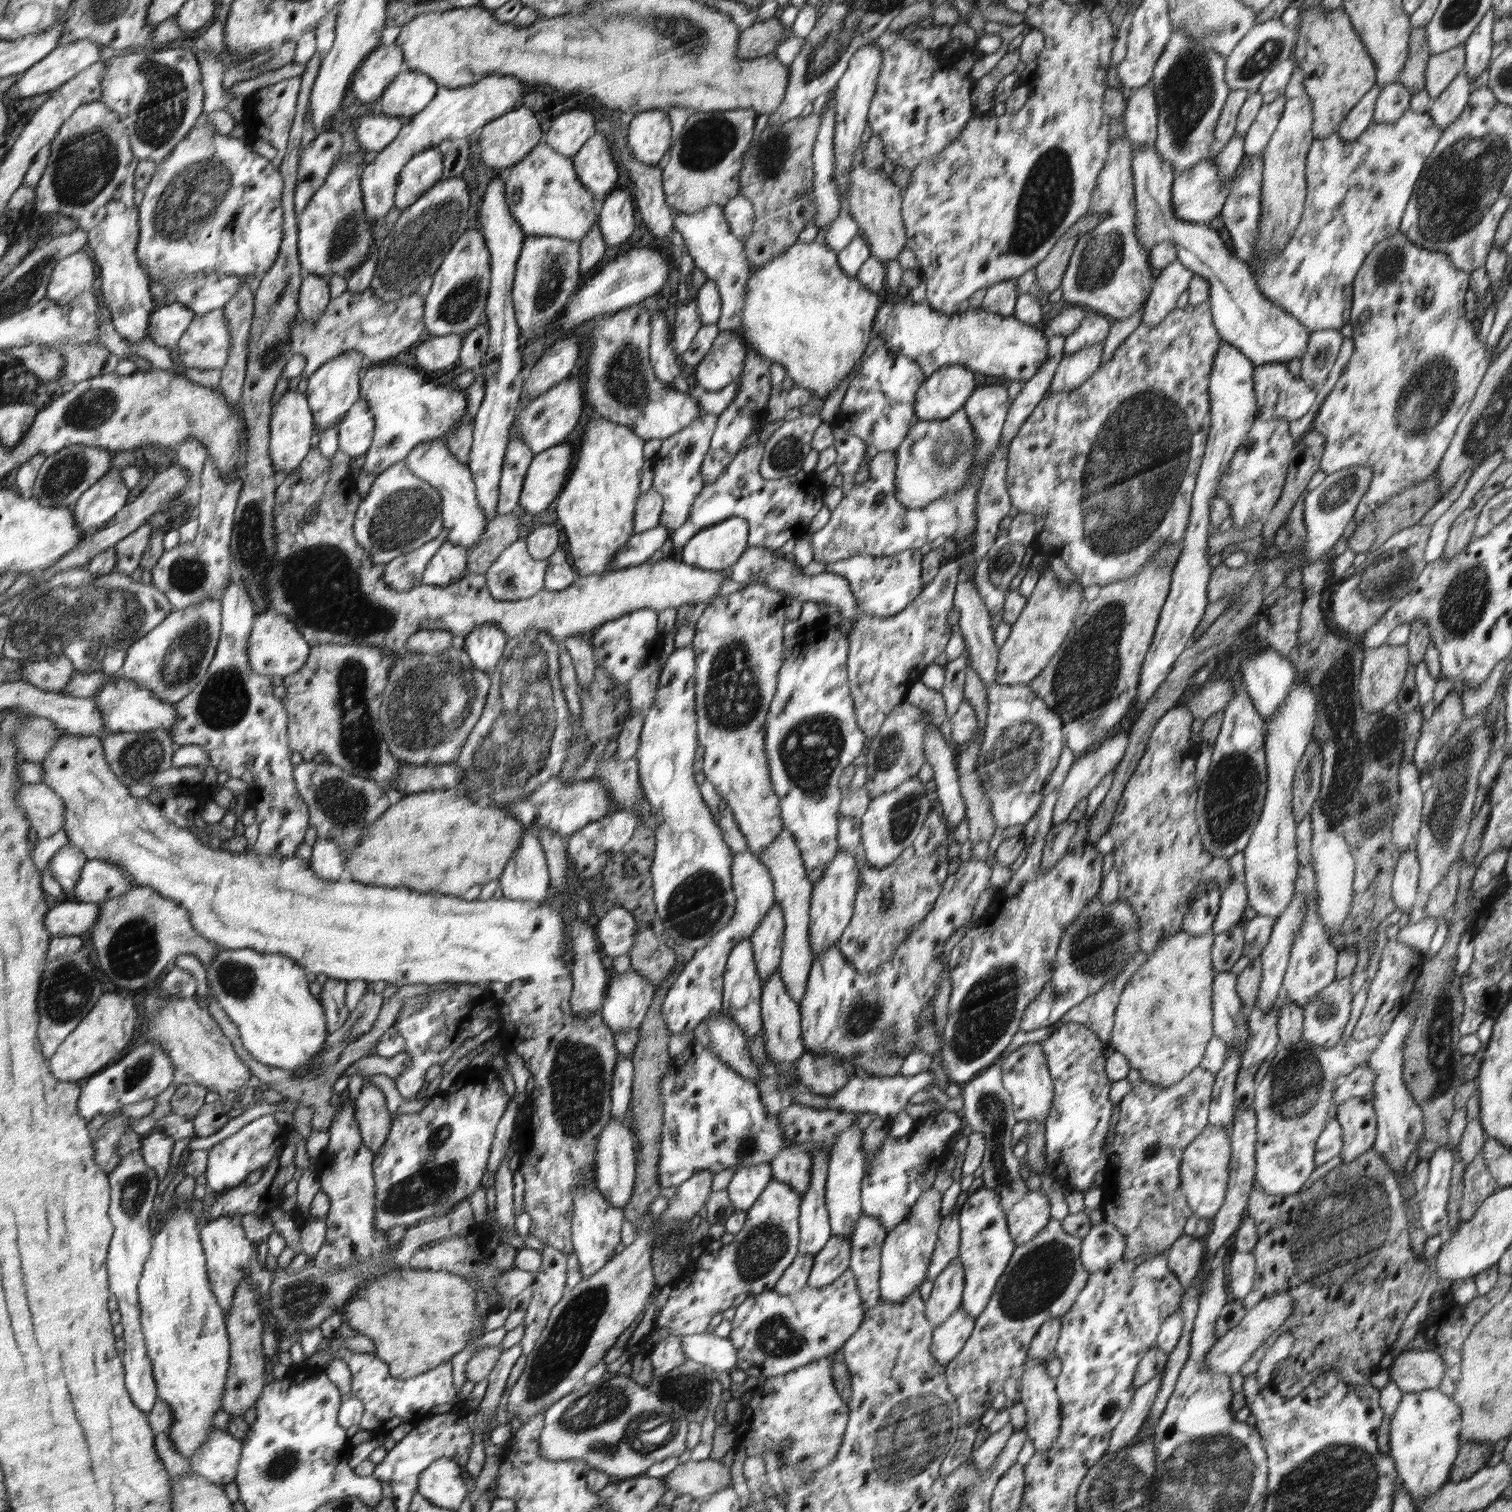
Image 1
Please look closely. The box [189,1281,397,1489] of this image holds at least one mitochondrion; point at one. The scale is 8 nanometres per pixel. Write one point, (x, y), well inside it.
(283, 1462)

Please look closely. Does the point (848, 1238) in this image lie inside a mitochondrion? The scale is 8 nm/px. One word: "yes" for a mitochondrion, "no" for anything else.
no

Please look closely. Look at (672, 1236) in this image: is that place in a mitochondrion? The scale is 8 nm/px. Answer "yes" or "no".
yes

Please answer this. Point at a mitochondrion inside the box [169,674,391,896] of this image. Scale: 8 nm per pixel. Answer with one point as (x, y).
(346, 806)

